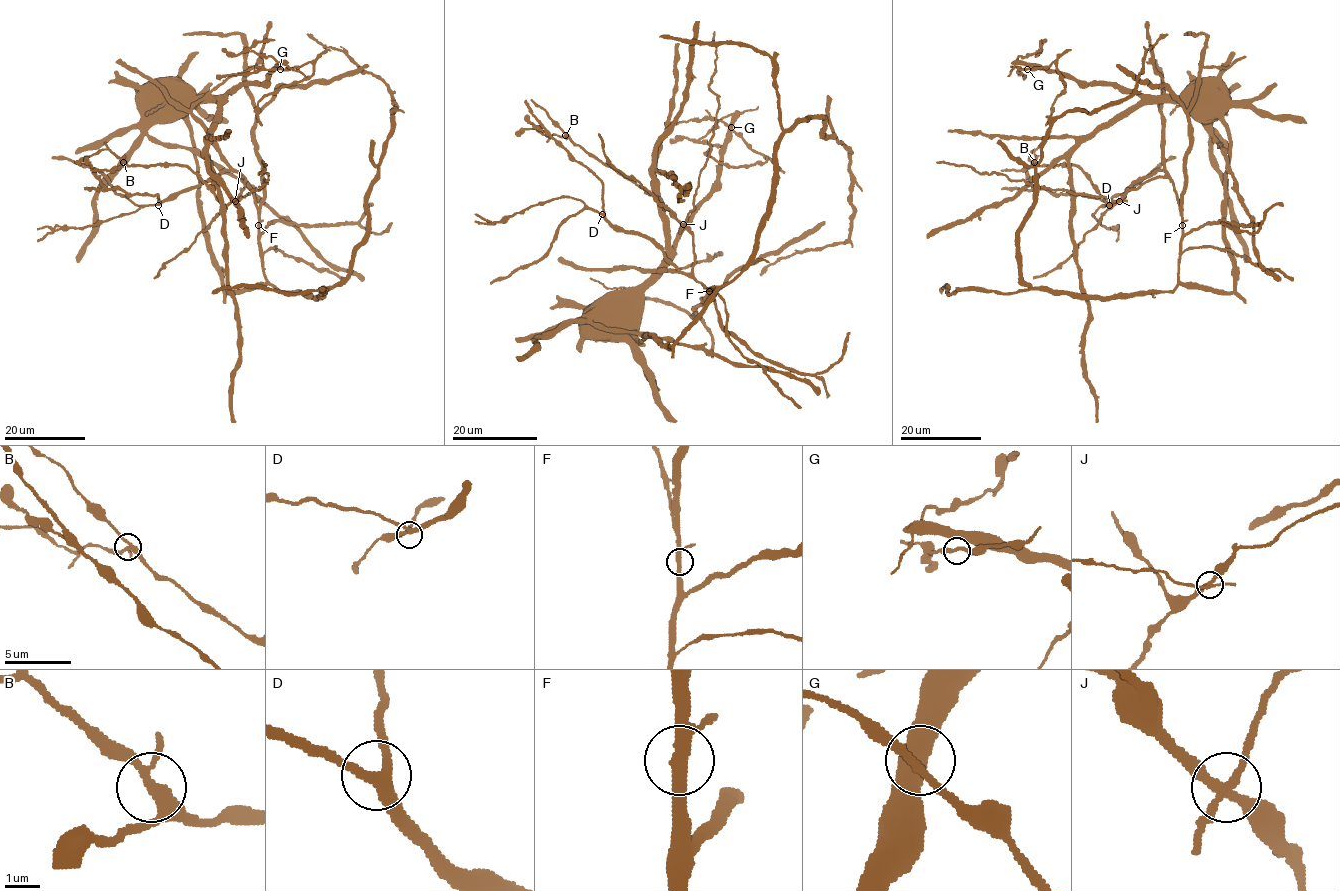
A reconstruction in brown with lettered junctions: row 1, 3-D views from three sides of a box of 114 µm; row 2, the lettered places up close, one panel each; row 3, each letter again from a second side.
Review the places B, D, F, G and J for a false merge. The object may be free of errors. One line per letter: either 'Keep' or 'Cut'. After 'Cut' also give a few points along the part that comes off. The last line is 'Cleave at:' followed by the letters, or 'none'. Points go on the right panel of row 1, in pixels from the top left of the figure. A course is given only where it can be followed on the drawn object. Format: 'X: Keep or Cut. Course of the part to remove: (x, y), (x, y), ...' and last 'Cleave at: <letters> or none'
B: Keep
D: Keep
F: Keep
G: Keep
J: Cut. Course of the part to remove: (1119, 201), (1039, 187), (997, 173), (978, 173), (963, 165), (937, 163)
Cleave at: J

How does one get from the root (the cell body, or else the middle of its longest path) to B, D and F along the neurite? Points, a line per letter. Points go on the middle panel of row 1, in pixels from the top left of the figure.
B: (616, 302), (627, 300), (651, 275), (637, 269), (689, 273), (695, 261), (693, 235), (641, 187), (565, 135)
D: (616, 302), (627, 300), (651, 275), (648, 271), (637, 269), (679, 271), (649, 239), (617, 229), (602, 214)
F: (616, 302), (627, 300), (651, 275), (648, 271), (637, 269), (682, 271), (709, 291)

